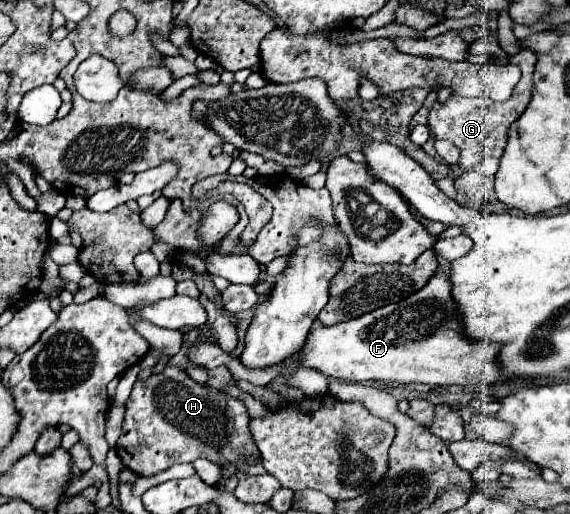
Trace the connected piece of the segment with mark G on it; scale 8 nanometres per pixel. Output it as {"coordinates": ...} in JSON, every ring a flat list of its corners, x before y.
{"coordinates":[[522,48,518,54,508,56,510,64,516,64,522,70,522,78,516,84,516,90,512,92,512,98,506,102,494,102,494,106,478,104,478,98,462,98,454,96,448,98,444,104,434,104,428,116,428,126,436,140,450,140,460,150,460,166,464,170,470,170,474,164,478,164,482,158,492,156,500,158,504,154,504,146,508,144,508,128,512,122,520,118,520,114,526,110,530,96,532,96,532,72,536,66,536,52]]}

